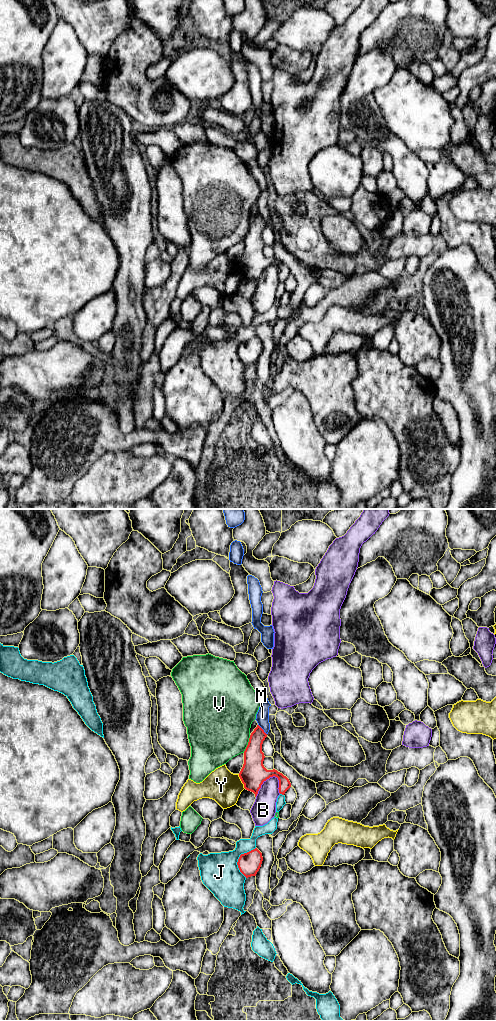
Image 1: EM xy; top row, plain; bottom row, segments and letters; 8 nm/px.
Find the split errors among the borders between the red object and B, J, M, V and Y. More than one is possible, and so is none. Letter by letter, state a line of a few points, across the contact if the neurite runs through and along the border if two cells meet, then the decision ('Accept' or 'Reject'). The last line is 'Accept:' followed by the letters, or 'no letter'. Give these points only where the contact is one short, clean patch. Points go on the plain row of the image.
B: Reject
J: Reject
M: Line: xy (258, 212), (266, 222). Reject
V: Reject
Y: Reject
Accept: no letter

